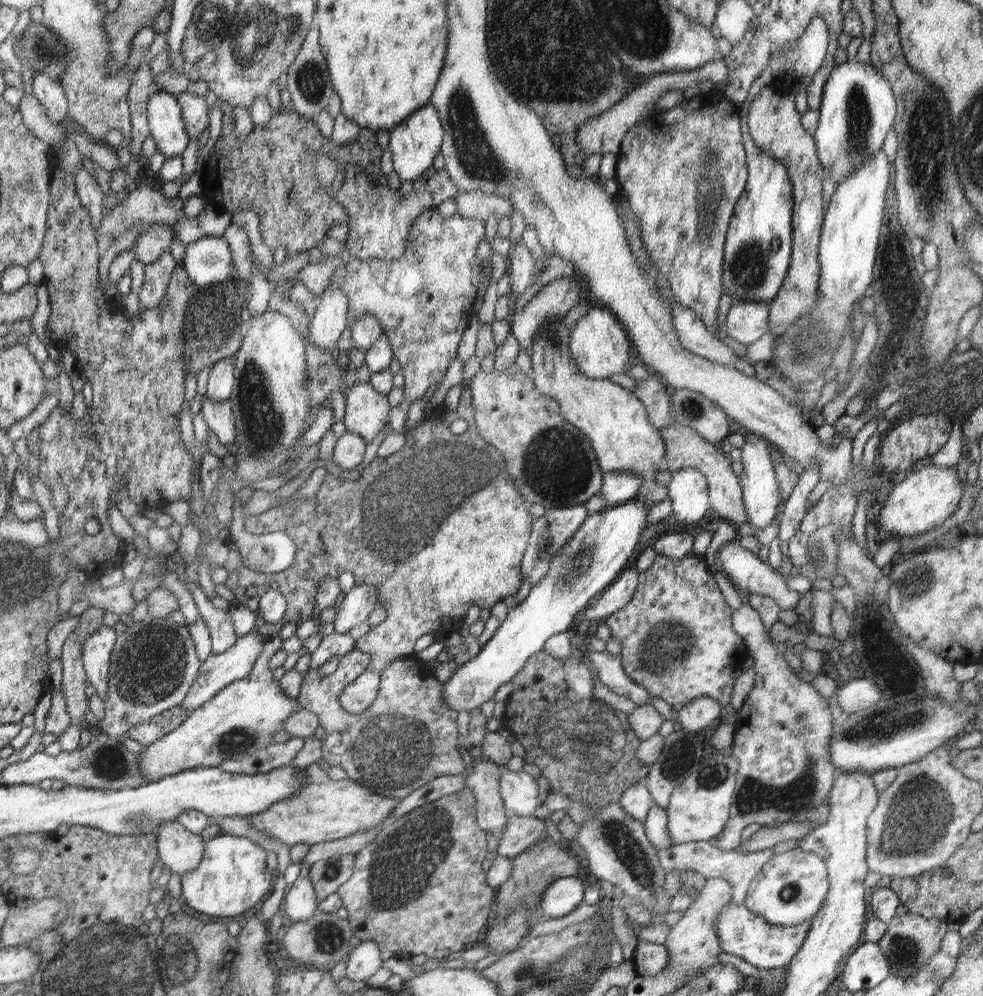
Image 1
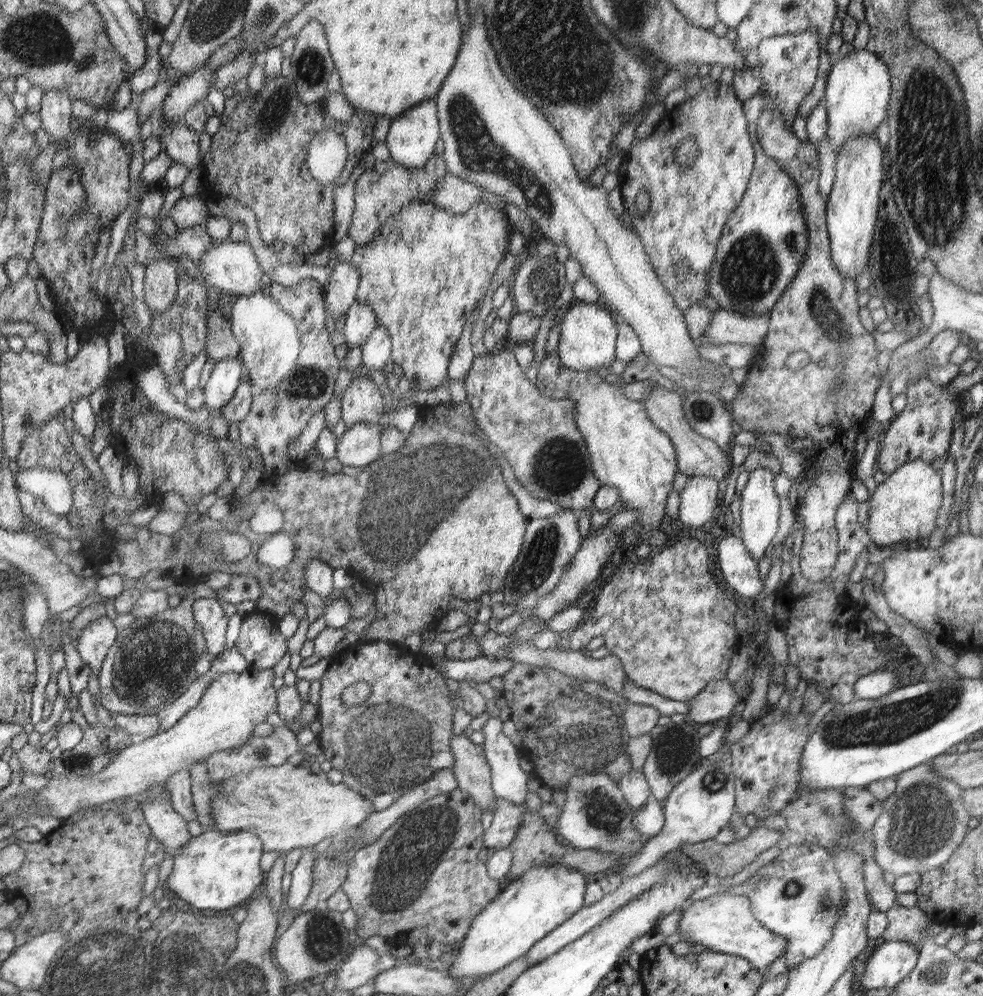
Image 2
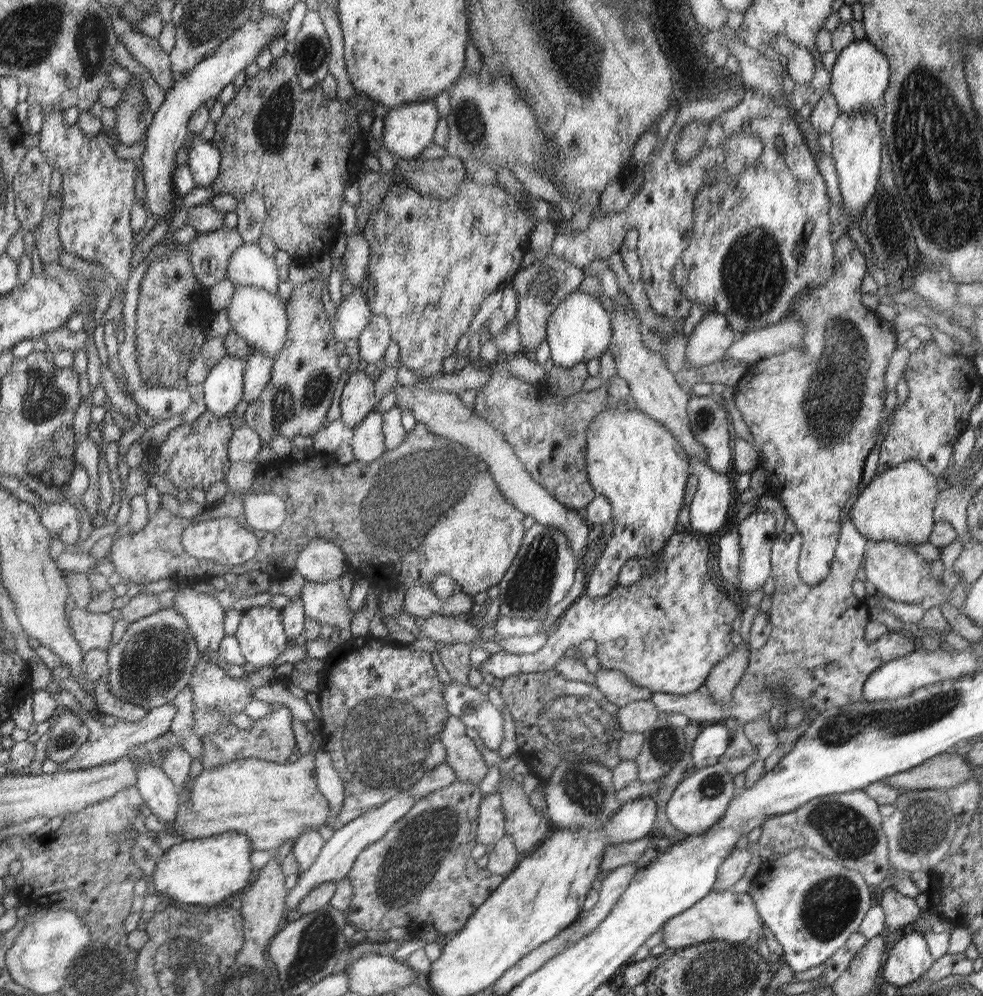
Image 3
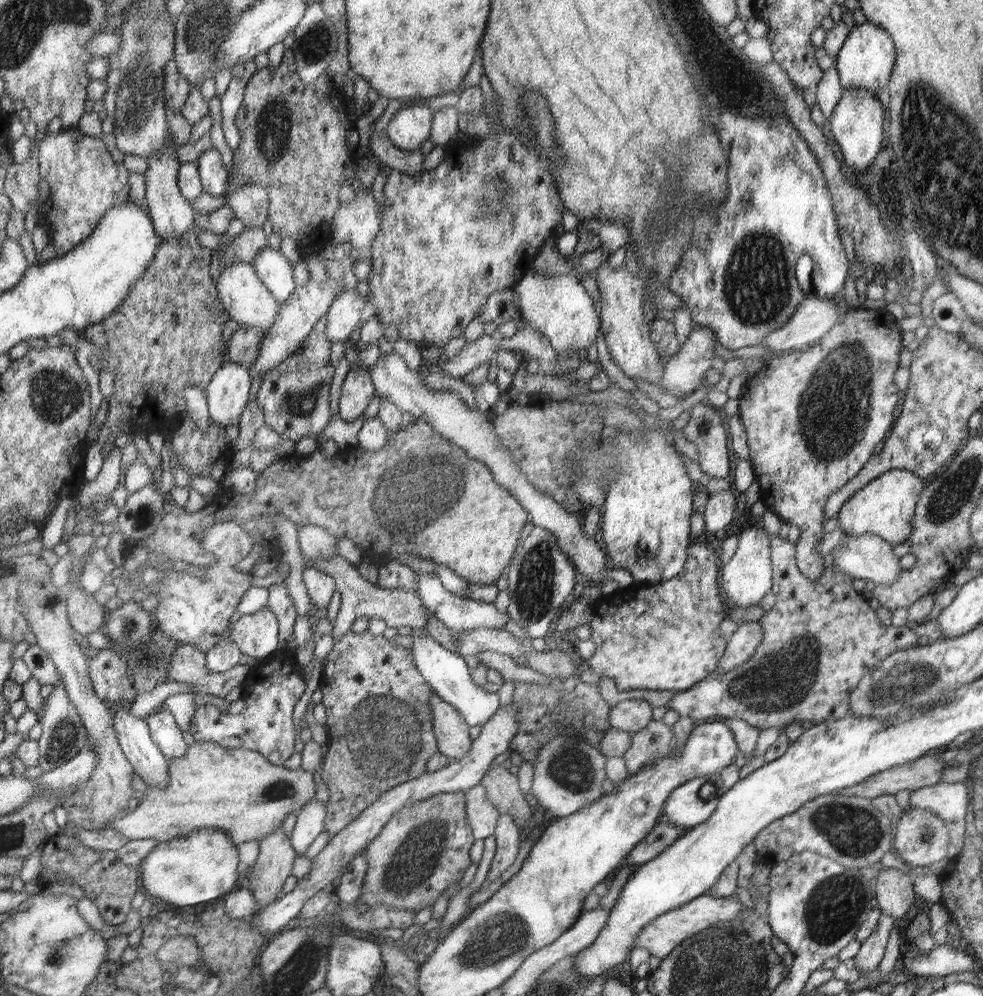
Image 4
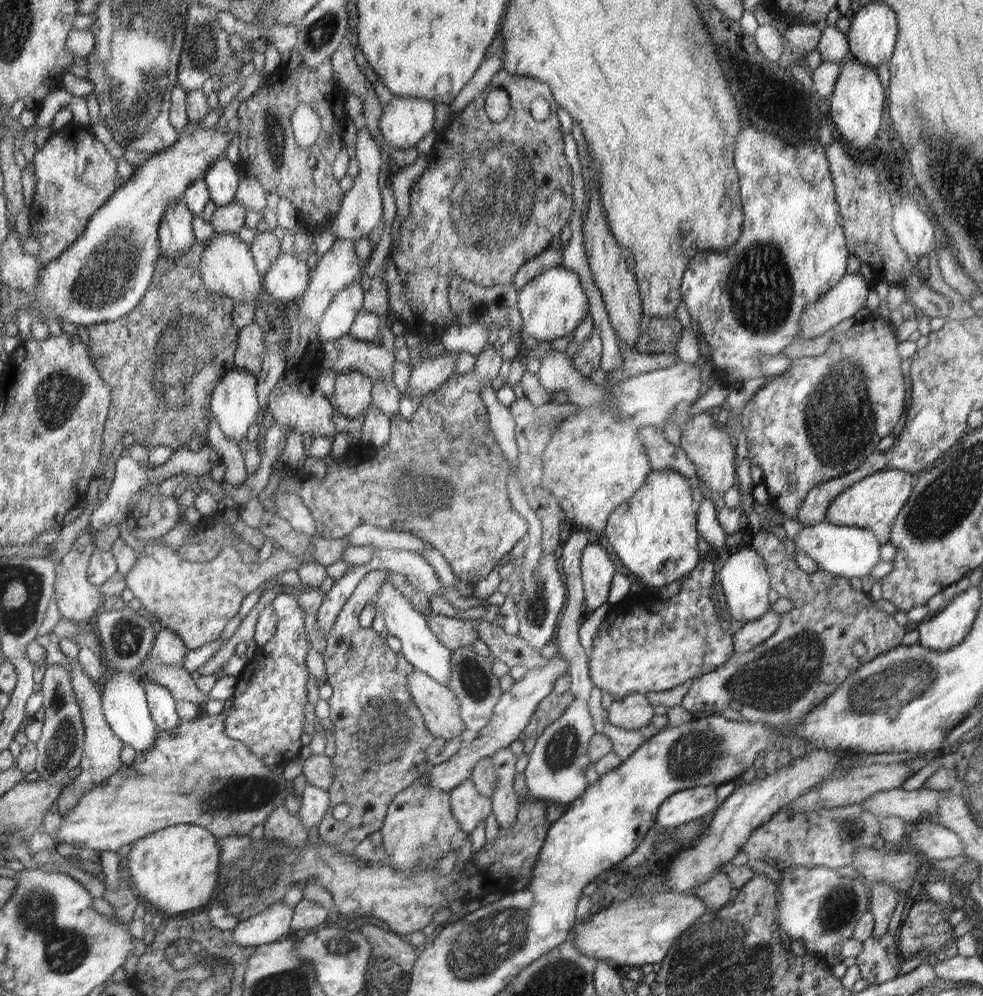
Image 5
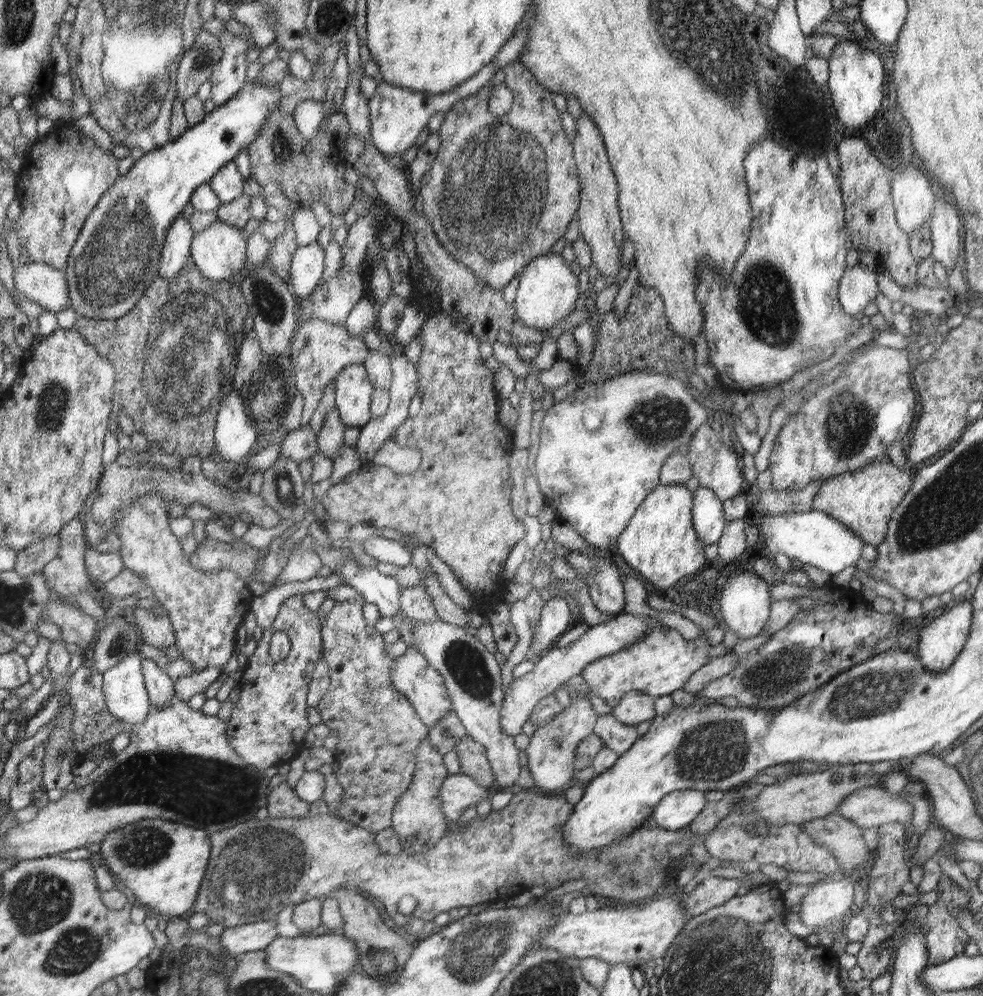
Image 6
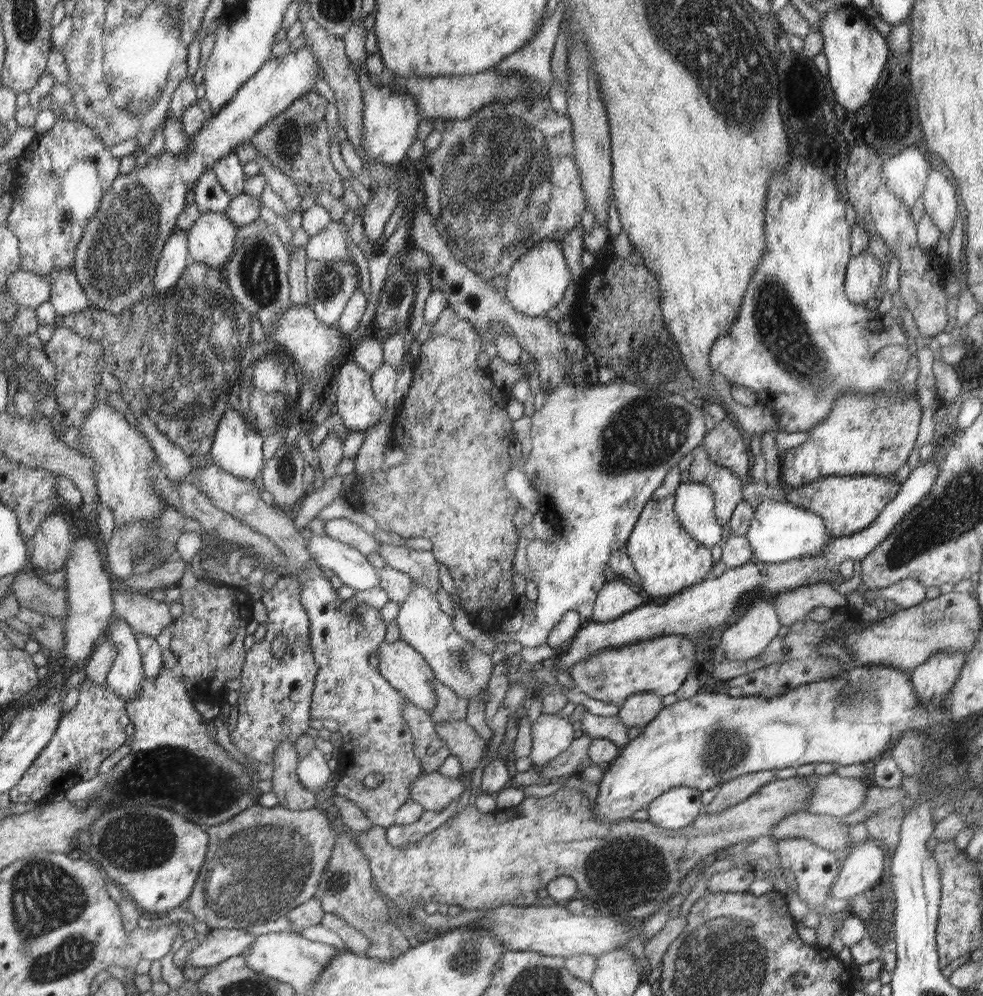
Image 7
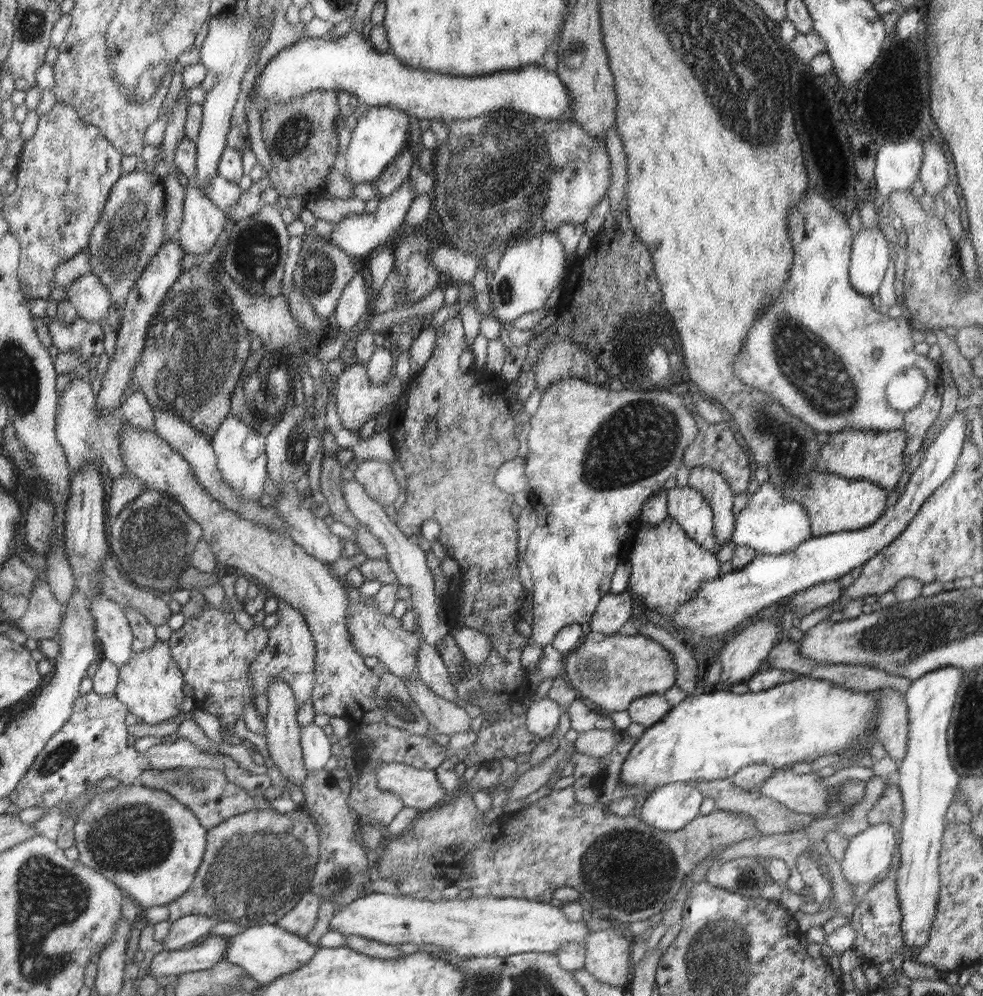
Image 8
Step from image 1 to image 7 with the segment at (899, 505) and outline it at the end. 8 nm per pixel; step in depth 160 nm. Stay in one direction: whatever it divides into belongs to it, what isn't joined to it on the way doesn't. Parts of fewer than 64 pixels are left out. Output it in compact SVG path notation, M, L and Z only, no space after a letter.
M844 476L823 477L803 486L790 486L782 482L787 490L787 500L794 506L809 510L821 516L827 533L833 537L850 536L855 532L868 529L885 509L885 506L897 496L901 483L896 476Z

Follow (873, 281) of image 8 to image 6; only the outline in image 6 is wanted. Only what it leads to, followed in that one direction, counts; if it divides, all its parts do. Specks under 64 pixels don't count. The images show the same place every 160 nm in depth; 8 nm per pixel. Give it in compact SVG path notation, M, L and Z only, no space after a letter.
M857 264L845 271L840 283L840 303L846 314L856 316L870 300L881 292L877 285L877 272Z

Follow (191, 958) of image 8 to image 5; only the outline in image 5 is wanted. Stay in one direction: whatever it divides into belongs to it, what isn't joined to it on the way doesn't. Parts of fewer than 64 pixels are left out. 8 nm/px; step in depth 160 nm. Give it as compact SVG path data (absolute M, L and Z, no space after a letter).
M275 902L262 912L241 920L233 928L233 937L245 947L276 942L292 927L294 913L295 906Z

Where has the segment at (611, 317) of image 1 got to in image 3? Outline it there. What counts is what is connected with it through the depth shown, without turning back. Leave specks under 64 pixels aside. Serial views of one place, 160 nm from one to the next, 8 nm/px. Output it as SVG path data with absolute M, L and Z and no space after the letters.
M579 289L559 302L556 310L550 315L546 325L546 339L550 345L551 358L556 366L572 368L582 362L588 363L596 356L601 357L610 348L613 340L613 323L609 310L594 295L581 292Z

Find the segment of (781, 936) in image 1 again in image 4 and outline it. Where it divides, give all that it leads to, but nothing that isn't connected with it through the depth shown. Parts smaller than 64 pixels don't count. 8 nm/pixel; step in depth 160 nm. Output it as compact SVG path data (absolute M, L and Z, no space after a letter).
M707 893L702 897L695 898L695 900L689 902L689 904L682 905L681 908L675 908L674 910L663 914L663 916L658 917L657 920L651 922L651 924L647 924L647 926L645 926L645 930L641 930L641 934L639 934L639 938L637 938L637 945L648 949L650 957L658 957L662 960L669 957L673 950L690 936L694 936L695 934L713 926L729 925L734 921L742 921L737 920L737 918L741 916L741 912L743 912L743 910L745 910L745 906L737 899L733 899L732 897L716 898L716 896Z

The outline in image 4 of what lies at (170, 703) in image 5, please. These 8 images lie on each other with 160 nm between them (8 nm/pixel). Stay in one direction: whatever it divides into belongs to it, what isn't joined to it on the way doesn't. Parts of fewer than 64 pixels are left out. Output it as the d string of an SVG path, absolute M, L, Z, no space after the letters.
M164 704L150 713L147 724L150 728L152 741L158 745L158 749L169 762L176 757L186 755L189 746L184 742L182 729L178 727L174 715L170 715L170 711Z

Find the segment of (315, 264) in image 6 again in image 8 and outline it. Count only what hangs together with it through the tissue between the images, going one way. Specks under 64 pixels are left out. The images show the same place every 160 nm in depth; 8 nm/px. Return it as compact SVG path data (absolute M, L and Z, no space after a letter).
M409 180L401 186L396 193L381 199L376 198L370 211L364 214L354 214L344 218L342 222L334 224L334 230L328 235L329 242L343 250L346 255L362 264L374 250L388 244L404 227L406 214L412 205L416 195Z

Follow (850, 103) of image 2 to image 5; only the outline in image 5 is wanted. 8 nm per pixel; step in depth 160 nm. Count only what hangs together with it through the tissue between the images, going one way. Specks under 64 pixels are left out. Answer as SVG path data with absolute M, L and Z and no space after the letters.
M883 2L862 7L855 13L846 32L852 56L874 69L893 56L897 34L897 14Z

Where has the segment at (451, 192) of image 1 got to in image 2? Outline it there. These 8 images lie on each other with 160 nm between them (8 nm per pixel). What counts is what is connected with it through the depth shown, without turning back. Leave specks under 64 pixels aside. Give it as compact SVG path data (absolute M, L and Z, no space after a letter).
M433 154L423 168L406 168L396 162L391 162L390 168L384 173L378 173L378 184L376 190L372 190L370 184L366 182L355 182L355 208L348 235L357 245L362 245L374 239L378 231L382 229L384 223L392 217L396 217L406 205L412 201L421 201L428 203L434 195L434 189L437 188L441 176L447 173L442 155Z

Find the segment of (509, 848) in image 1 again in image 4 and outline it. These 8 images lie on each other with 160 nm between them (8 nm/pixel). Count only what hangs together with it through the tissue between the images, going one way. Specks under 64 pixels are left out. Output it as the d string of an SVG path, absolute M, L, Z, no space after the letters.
M480 784L473 789L466 790L467 806L466 818L472 827L474 837L478 840L492 836L500 814L488 798L485 786Z

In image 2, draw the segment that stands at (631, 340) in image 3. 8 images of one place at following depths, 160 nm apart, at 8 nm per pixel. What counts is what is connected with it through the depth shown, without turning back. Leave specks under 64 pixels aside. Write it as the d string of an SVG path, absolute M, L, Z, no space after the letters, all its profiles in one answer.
M653 384L651 394L647 394L642 400L645 404L649 417L662 431L673 441L677 453L677 467L686 477L706 476L712 477L724 485L731 468L734 464L728 458L728 453L722 450L713 439L706 438L690 426L689 419L684 413L684 399L678 393L666 391L666 388Z

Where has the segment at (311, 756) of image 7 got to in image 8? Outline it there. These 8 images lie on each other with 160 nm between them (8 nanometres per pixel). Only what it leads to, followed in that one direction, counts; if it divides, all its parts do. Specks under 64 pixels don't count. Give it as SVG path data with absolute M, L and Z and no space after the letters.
M313 722L302 728L302 751L305 754L305 769L318 773L324 770L326 763L332 758L330 738L324 734L323 728Z

